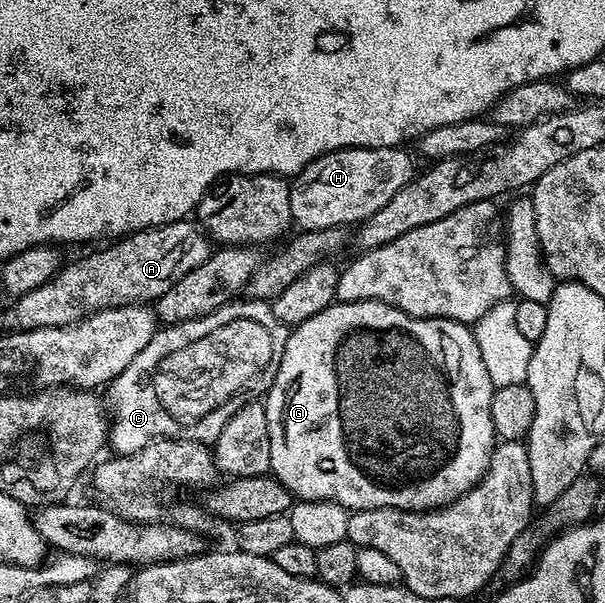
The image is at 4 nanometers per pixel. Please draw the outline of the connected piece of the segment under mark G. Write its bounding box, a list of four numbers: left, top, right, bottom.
[264,301,496,513]

